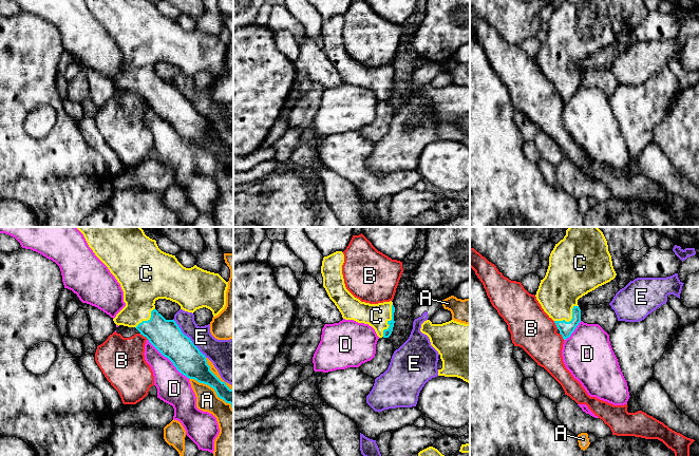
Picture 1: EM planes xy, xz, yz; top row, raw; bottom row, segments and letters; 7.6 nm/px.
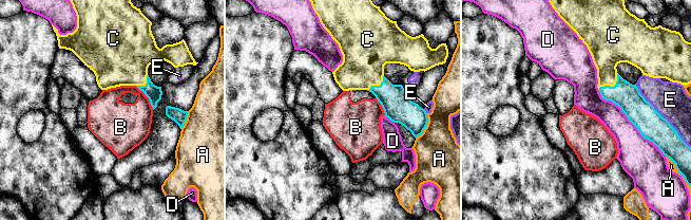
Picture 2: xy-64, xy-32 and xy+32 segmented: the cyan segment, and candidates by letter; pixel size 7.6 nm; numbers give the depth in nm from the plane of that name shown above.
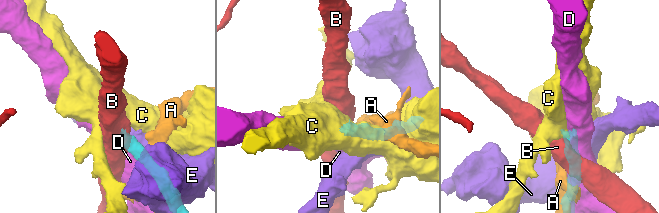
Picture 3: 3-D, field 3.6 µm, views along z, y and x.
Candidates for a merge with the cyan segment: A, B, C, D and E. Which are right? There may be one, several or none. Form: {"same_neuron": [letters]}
{"same_neuron": ["C"]}

